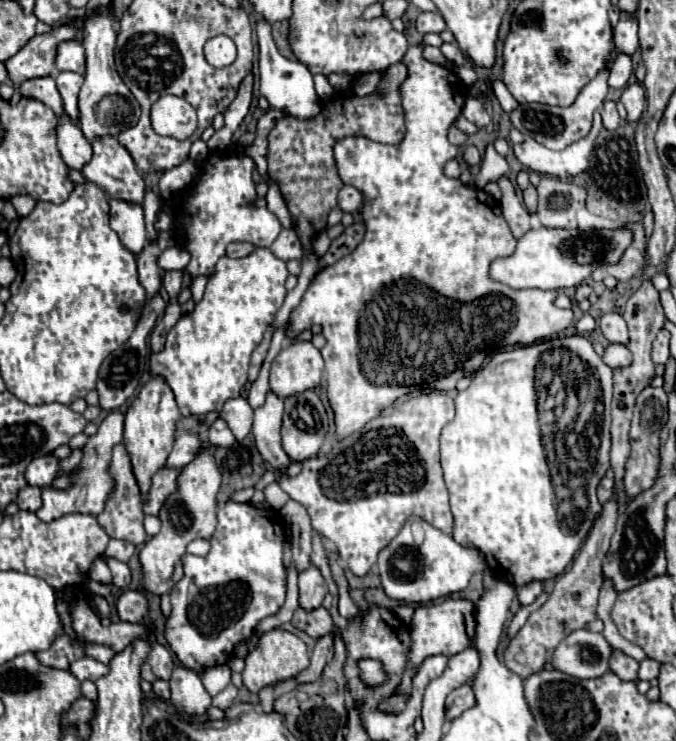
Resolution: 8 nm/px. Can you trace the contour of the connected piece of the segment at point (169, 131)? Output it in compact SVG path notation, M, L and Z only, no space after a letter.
M161 96L151 108L151 124L161 136L189 138L195 132L195 108L179 96Z

